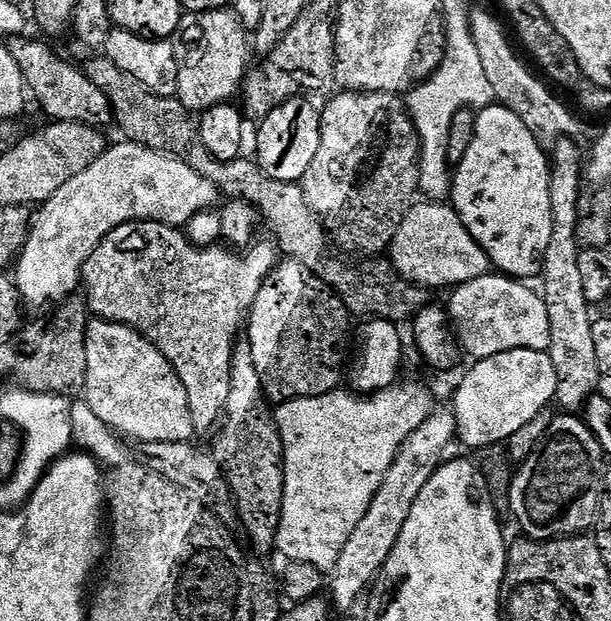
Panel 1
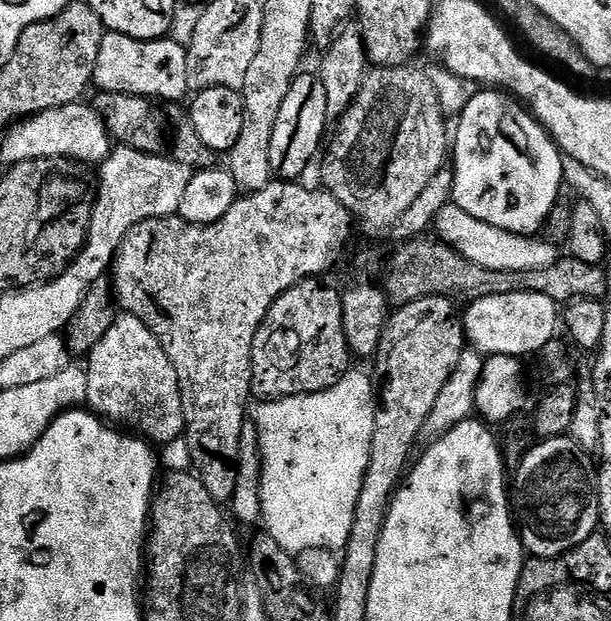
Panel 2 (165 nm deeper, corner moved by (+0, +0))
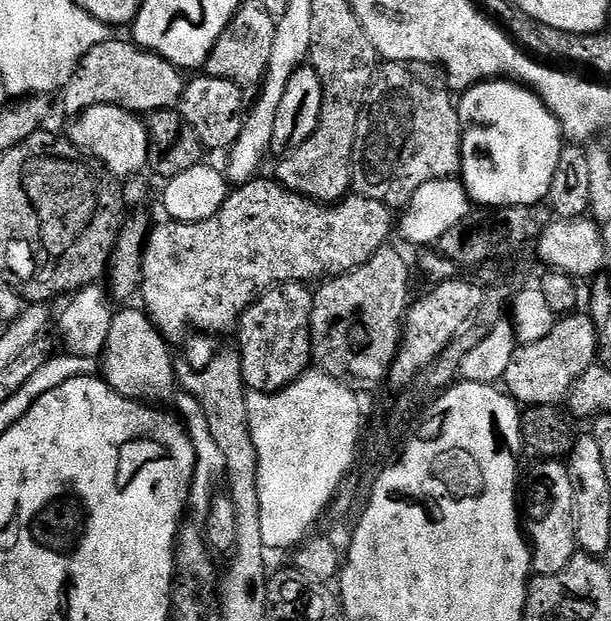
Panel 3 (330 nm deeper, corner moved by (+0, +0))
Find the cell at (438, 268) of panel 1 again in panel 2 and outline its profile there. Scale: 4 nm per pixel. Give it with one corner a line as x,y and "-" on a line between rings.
454,202
440,211
434,232
444,243
458,250
462,258
470,258
470,262
478,262
478,266
486,266
486,270
542,270
558,258
557,245
547,239
498,230
498,226
490,226
490,222
478,222
478,218
466,214
466,210

